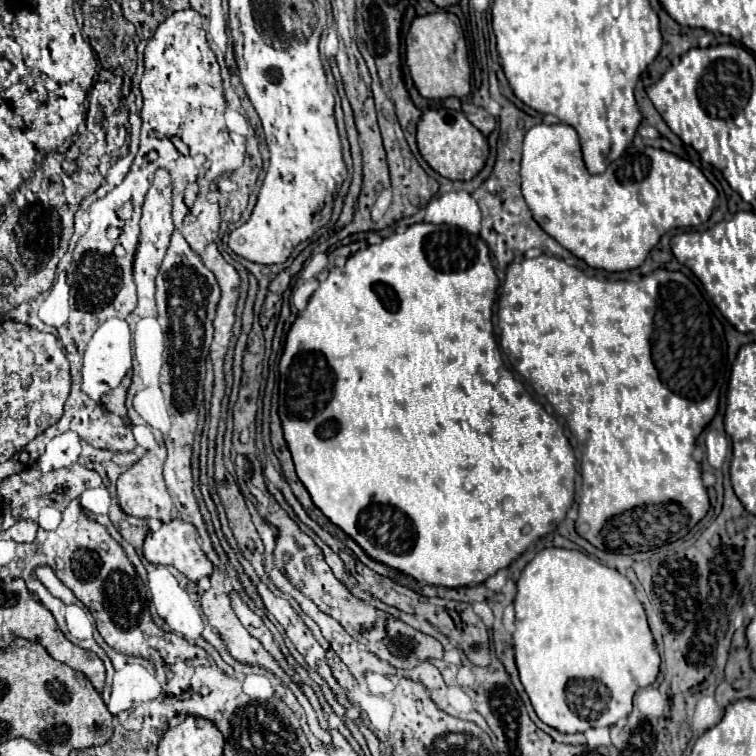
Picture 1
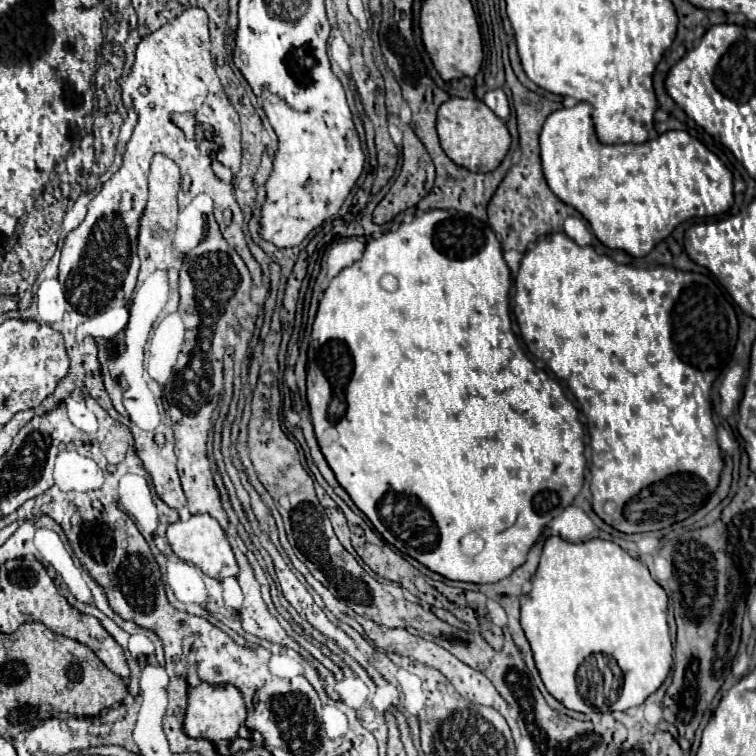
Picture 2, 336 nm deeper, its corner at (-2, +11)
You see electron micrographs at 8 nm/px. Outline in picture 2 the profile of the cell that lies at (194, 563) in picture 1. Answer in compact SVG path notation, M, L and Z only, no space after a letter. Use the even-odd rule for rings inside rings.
M194 515L188 521L176 521L176 523L172 523L168 527L166 535L168 535L172 551L180 559L200 567L208 577L214 577L218 581L222 581L226 577L236 577L236 573L238 573L236 557L232 553L232 547L228 543L226 533L222 531L222 527L218 525L218 521L214 517L210 517L210 515Z

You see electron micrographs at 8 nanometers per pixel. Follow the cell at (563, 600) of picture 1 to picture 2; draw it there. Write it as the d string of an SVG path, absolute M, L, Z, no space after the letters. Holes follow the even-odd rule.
M548 537L544 543L544 551L540 557L540 565L536 575L532 577L532 591L522 599L522 609L520 609L520 621L522 629L530 641L532 653L536 667L540 671L540 677L546 685L546 689L568 709L580 711L580 713L606 713L606 711L626 711L628 707L642 705L668 677L670 667L672 667L672 641L670 641L670 631L668 631L668 595L666 591L650 577L648 567L640 561L630 557L620 545L604 539L590 539L584 543L570 543L564 541L562 537Z

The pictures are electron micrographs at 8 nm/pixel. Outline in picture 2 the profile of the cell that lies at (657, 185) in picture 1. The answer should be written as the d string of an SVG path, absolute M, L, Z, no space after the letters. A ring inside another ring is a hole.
M564 97L562 104L570 109L558 109L548 115L542 135L542 169L550 189L590 223L594 235L610 249L622 249L632 257L646 257L654 245L666 239L680 223L690 217L710 217L726 213L734 203L732 173L726 165L708 151L698 139L686 131L666 131L646 143L622 143L604 145L598 141L592 123L592 105L578 103L571 97Z

